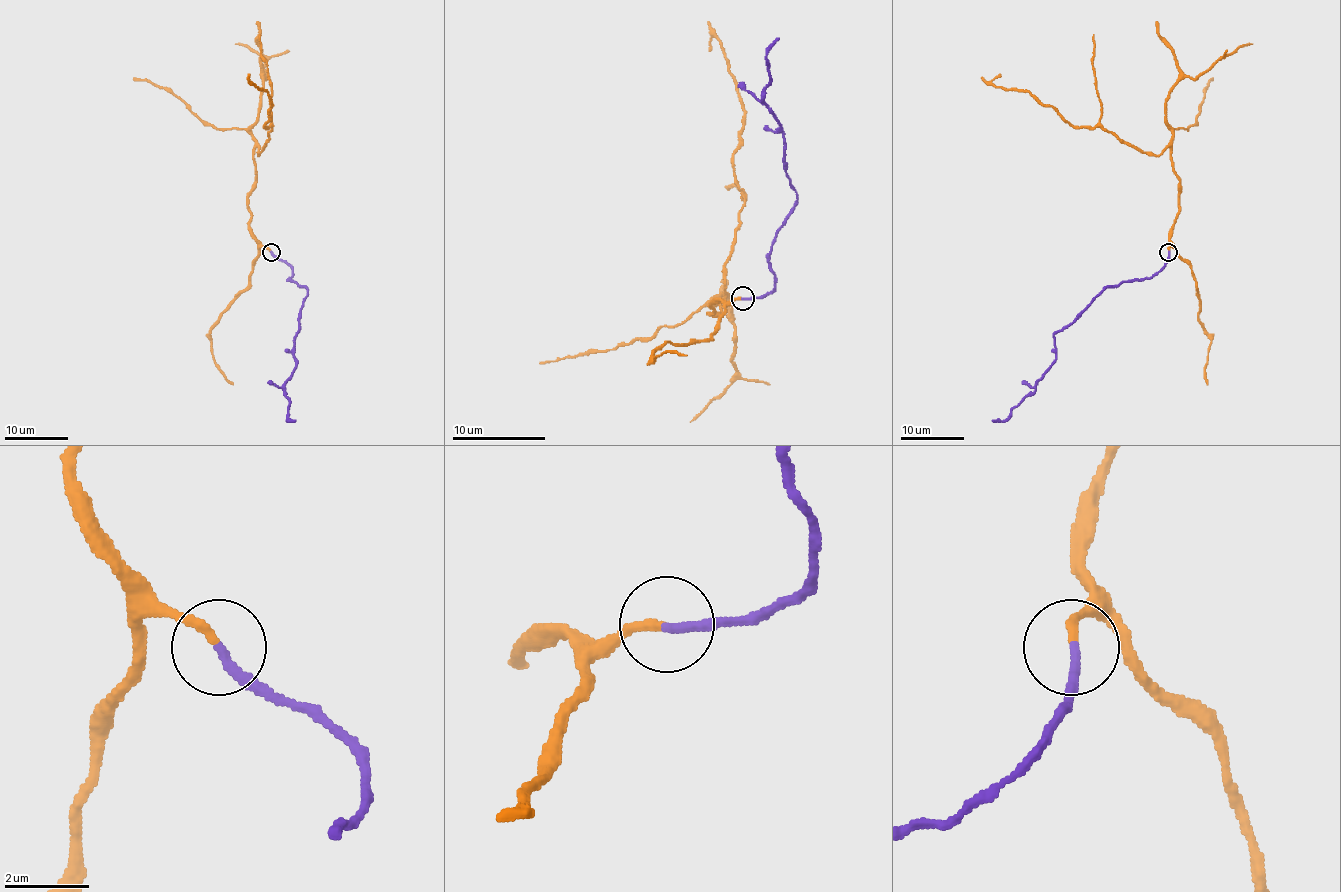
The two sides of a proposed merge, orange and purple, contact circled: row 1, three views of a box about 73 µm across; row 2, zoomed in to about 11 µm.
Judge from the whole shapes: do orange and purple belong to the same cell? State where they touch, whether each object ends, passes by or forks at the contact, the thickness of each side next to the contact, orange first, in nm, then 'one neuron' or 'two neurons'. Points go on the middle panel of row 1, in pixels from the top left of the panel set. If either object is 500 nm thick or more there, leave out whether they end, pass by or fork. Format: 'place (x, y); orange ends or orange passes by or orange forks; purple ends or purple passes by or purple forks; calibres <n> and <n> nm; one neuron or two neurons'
place (743, 298); orange ends; purple ends; calibres 200 and 240 nm; one neuron

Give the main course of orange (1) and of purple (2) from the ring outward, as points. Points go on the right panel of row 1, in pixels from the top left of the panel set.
1: (1169, 250), (1180, 178), (1170, 148), (1148, 155), (1105, 130), (1072, 127), (1026, 91), (996, 88), (1001, 76)
2: (1169, 252), (1150, 277), (1109, 285), (1060, 329), (1053, 363), (1036, 389), (1004, 420), (992, 420)

